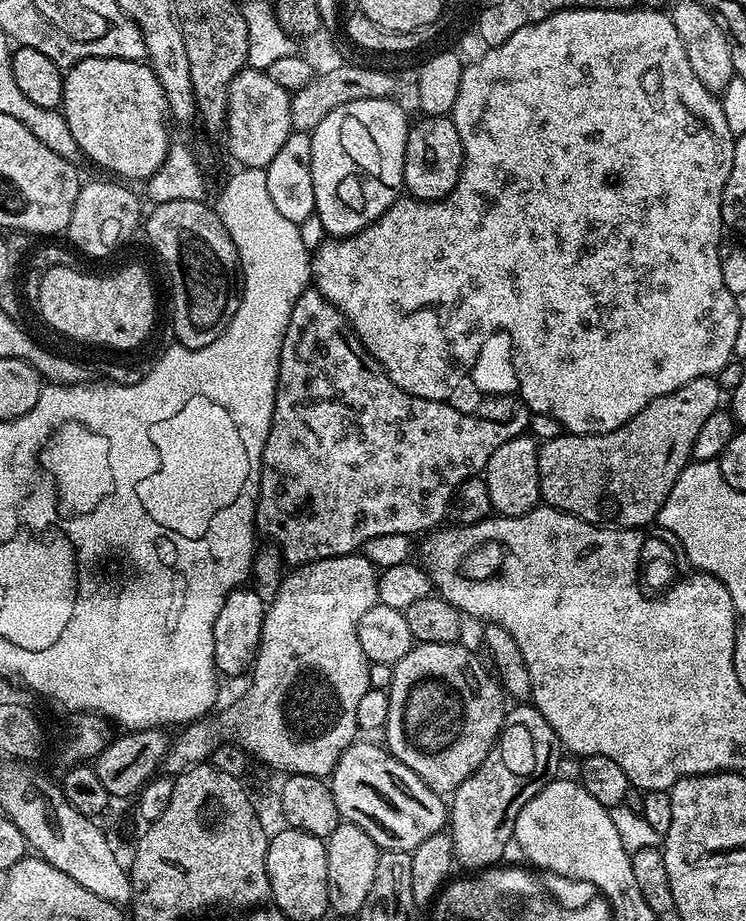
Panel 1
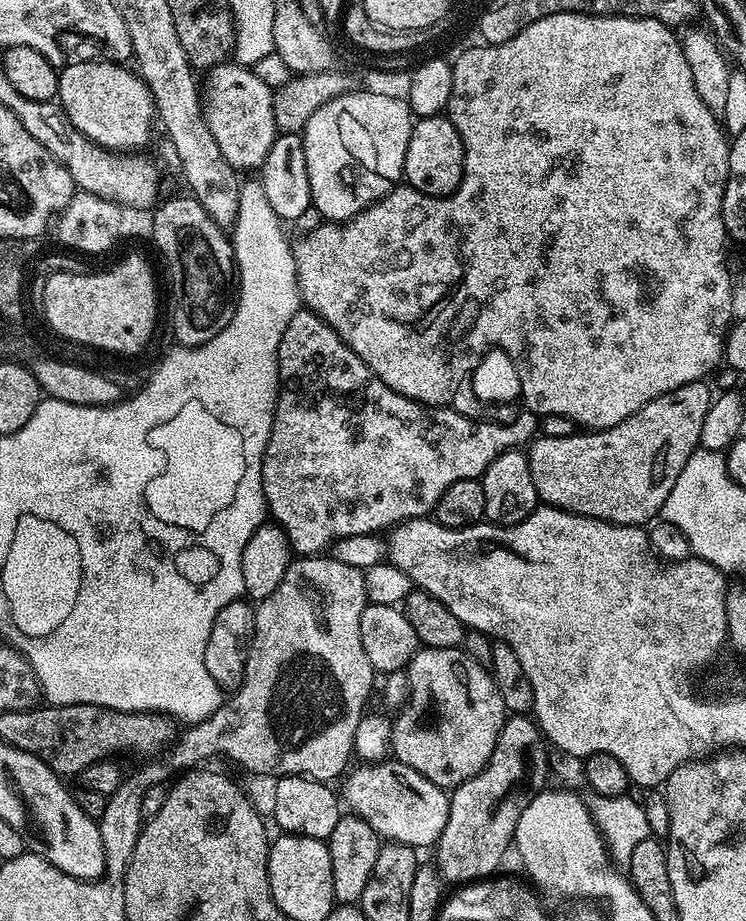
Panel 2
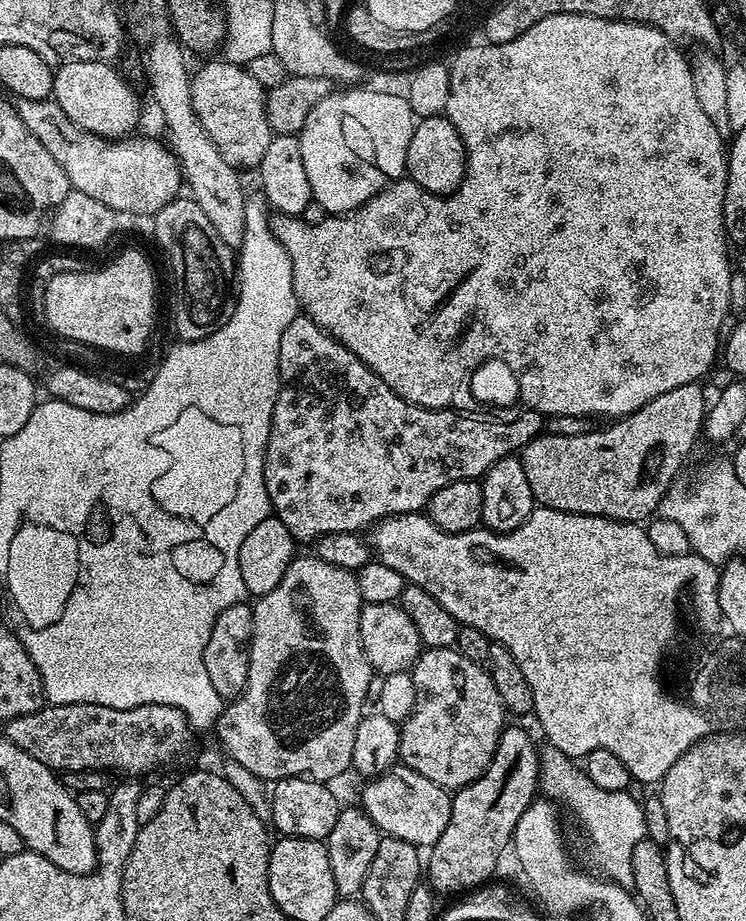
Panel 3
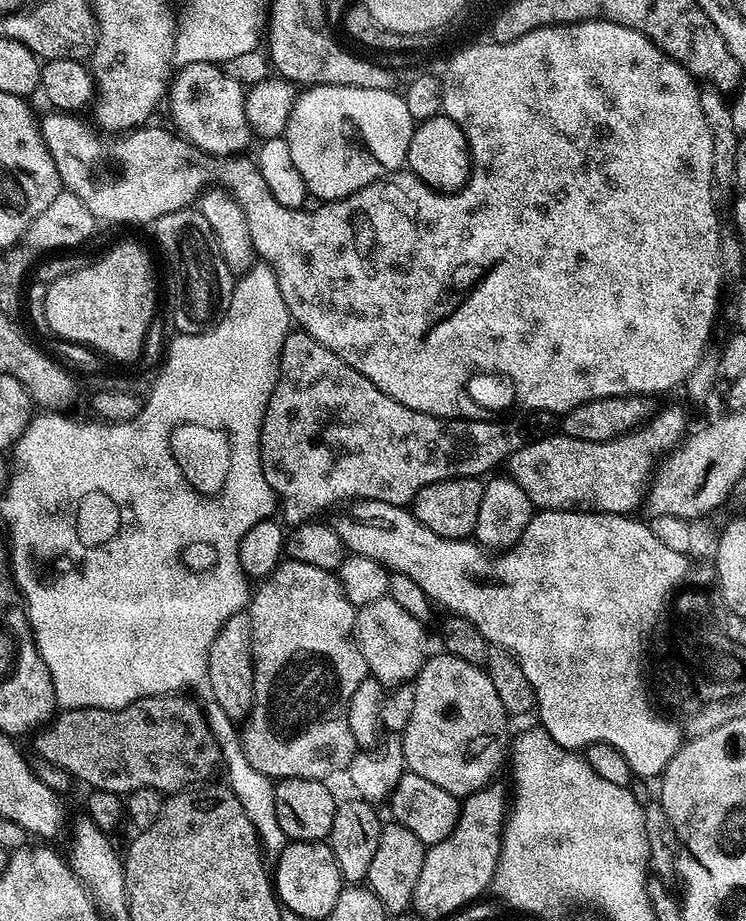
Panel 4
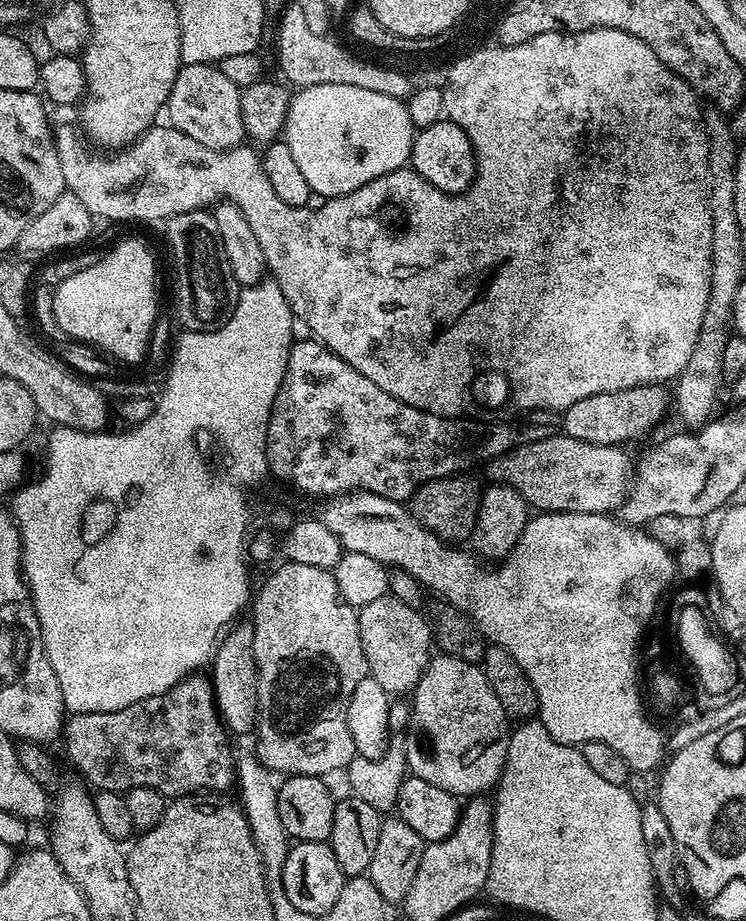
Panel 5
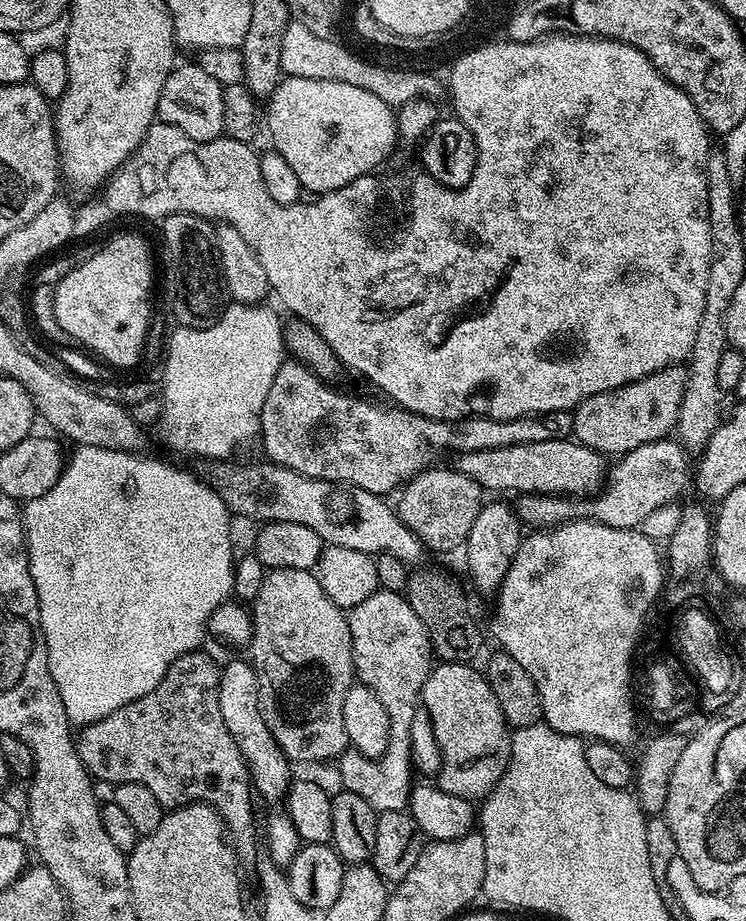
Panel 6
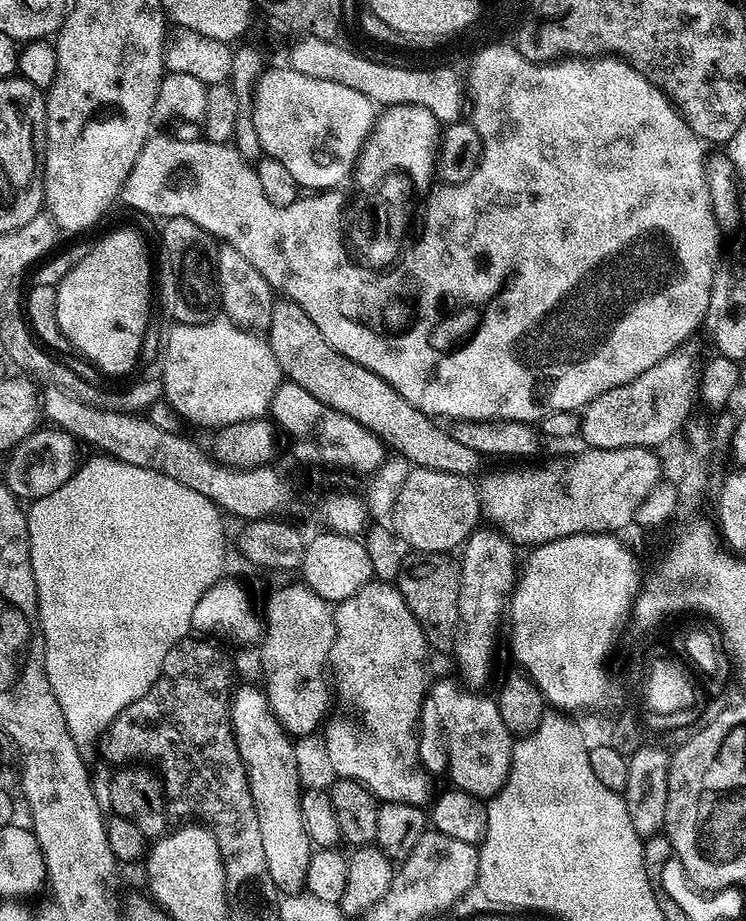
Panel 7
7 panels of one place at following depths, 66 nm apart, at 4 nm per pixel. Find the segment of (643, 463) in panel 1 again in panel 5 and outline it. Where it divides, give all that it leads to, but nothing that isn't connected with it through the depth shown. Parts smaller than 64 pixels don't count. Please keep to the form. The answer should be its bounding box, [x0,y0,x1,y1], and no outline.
[487,434,634,512]

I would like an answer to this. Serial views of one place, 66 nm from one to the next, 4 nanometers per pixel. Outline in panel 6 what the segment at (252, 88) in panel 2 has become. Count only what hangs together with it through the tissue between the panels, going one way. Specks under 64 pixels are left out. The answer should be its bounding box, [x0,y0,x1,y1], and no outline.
[156,62,225,142]

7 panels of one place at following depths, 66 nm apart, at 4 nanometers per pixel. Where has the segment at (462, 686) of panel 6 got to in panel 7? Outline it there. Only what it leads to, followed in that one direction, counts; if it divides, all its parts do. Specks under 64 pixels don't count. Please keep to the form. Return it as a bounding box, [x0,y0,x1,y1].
[430,680,514,802]

